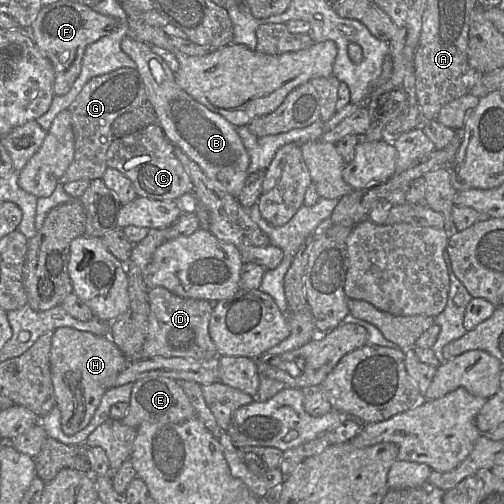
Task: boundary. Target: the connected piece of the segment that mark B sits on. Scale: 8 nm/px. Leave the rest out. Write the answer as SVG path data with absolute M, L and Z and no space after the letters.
M125 36L121 49L135 62L147 91L148 103L155 111L164 135L193 160L207 177L237 198L249 174L249 155L236 127L181 89L176 83L175 73L151 50L149 44Z

